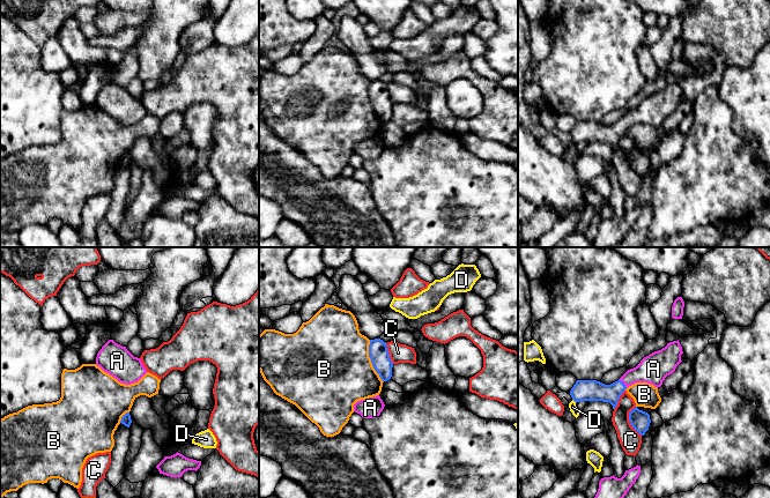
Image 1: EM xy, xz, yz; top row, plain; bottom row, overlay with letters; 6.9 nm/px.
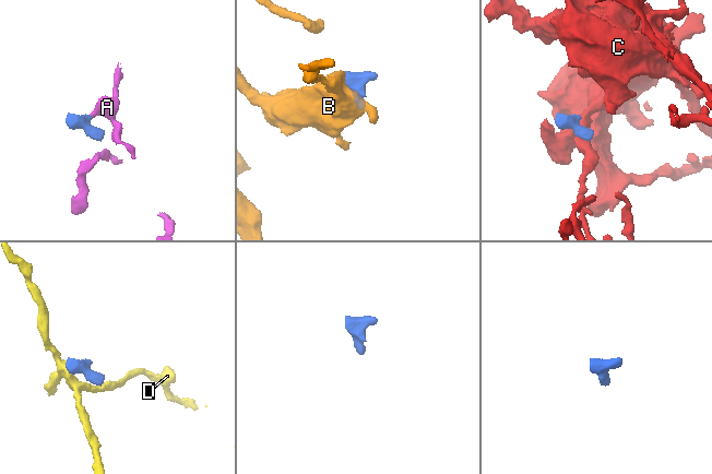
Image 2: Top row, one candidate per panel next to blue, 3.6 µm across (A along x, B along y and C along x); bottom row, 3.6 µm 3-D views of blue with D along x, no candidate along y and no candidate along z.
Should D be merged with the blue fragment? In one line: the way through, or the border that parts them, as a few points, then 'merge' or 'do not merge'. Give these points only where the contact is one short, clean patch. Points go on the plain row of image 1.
border along yz (572, 140), (576, 143); do not merge

